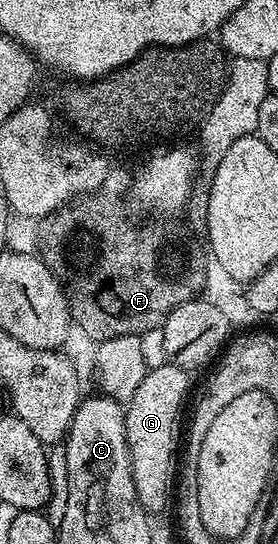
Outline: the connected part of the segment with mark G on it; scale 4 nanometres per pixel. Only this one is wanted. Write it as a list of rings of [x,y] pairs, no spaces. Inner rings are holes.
[[[165,365],[151,367],[131,397],[126,412],[126,440],[130,446],[132,477],[140,505],[148,513],[162,511],[166,502],[171,502],[170,474],[176,471],[176,451],[174,442],[179,442],[184,431],[184,411],[186,394],[190,391],[191,376],[179,367]]]

